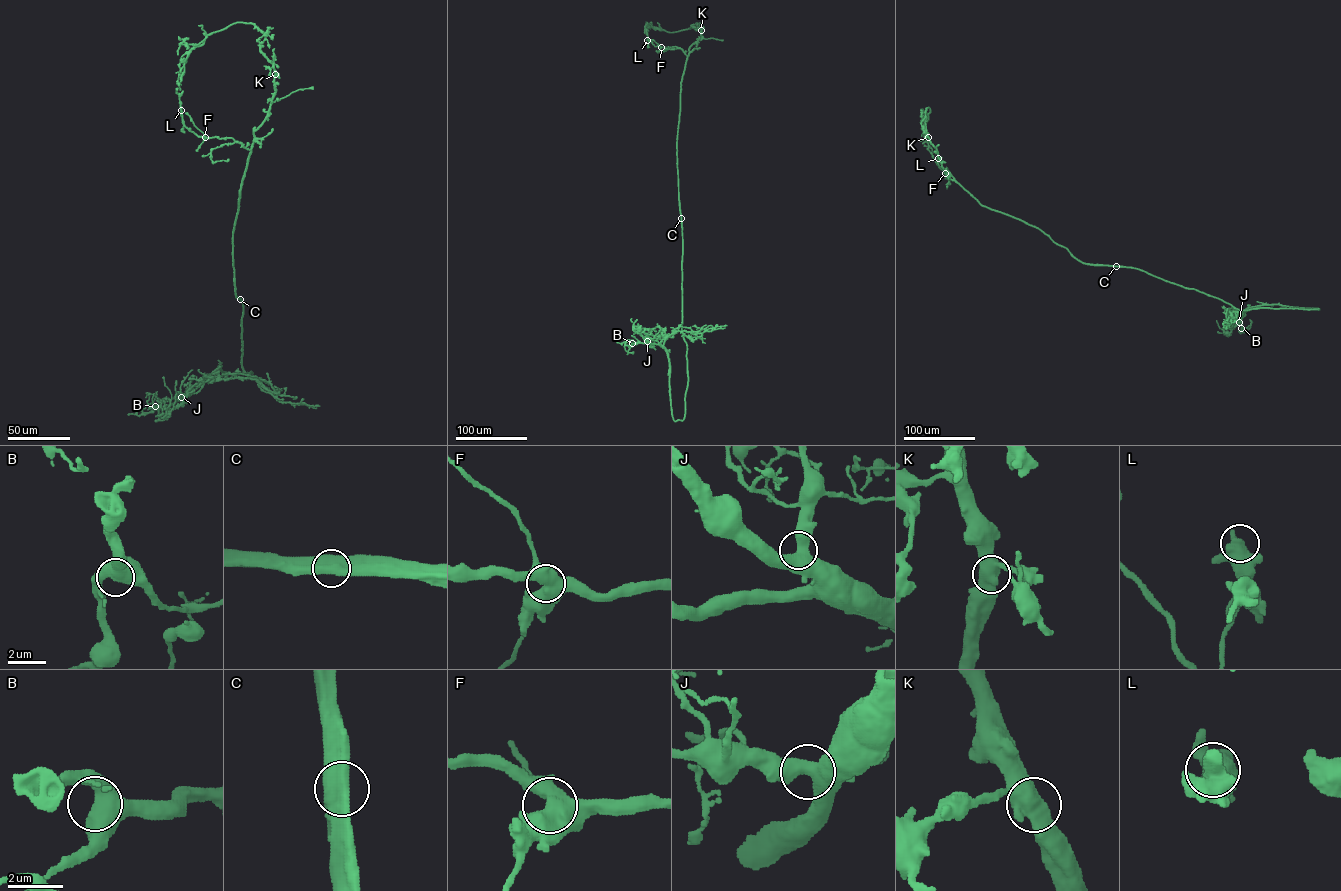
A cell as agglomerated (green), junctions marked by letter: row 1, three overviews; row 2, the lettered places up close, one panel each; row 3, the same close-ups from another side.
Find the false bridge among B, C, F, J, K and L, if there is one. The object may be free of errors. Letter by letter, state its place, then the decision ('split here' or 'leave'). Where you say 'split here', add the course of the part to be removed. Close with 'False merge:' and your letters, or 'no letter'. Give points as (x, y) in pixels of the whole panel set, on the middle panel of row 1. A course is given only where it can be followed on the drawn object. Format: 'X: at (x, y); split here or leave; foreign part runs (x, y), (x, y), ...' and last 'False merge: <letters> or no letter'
B: at (632, 343); leave
C: at (681, 218); split here; foreign part runs (681, 218), (678, 187)
F: at (661, 47); leave
J: at (647, 341); leave
K: at (701, 30); leave
L: at (647, 40); leave
False merge: C

